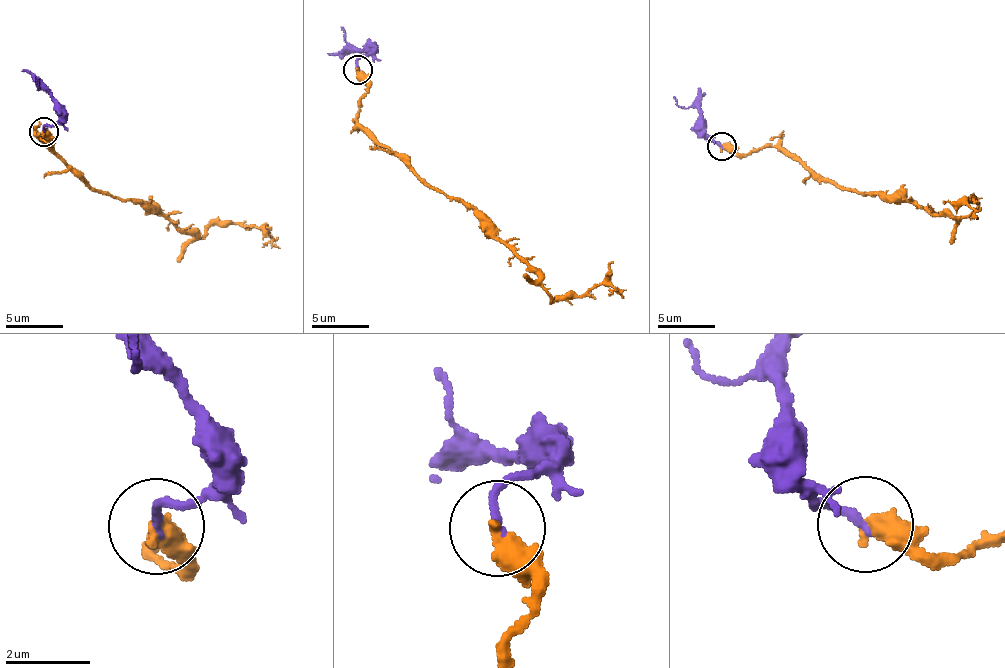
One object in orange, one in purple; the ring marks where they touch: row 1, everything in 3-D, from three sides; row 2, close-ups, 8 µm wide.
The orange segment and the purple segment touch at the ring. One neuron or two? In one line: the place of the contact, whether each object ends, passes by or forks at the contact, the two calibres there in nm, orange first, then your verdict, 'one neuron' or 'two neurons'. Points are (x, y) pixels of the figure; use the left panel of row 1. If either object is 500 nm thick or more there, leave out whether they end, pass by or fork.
place (43, 131); calibres 500 and 190 nm; two neurons

